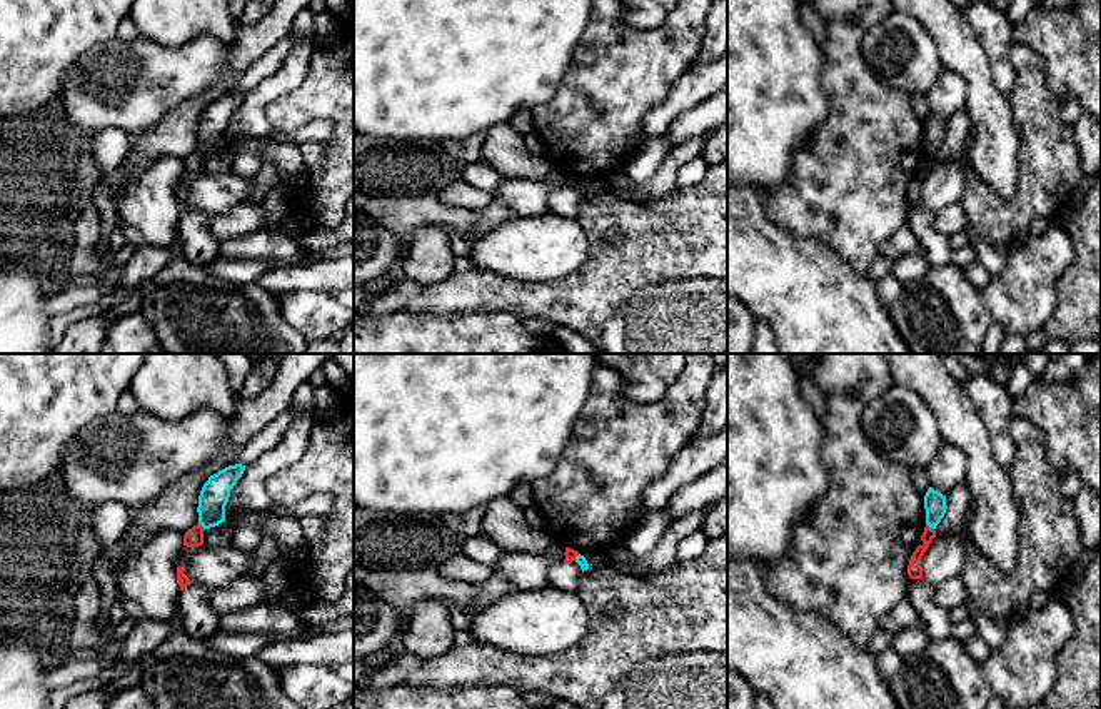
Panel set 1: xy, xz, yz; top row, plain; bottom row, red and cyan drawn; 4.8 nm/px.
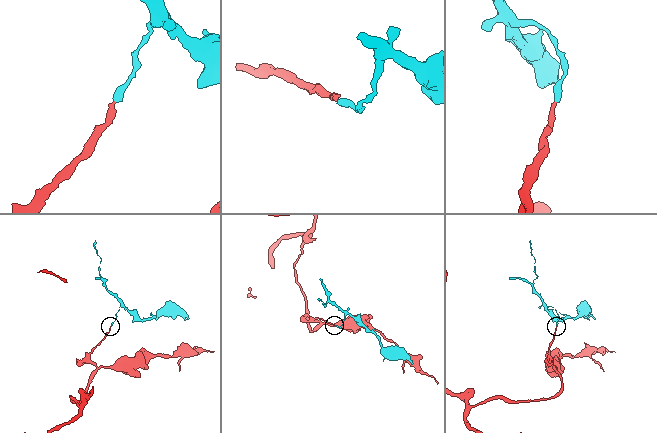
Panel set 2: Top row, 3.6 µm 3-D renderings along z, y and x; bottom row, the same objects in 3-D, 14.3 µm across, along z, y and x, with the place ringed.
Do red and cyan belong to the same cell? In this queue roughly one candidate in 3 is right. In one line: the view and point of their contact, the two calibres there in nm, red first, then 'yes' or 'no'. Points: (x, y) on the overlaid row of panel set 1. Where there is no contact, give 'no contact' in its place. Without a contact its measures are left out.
yz (928, 526) | 80/110 nm | no

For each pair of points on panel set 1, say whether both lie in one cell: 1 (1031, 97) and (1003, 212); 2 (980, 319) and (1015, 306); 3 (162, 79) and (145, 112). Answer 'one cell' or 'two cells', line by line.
1: one cell
2: two cells
3: one cell

